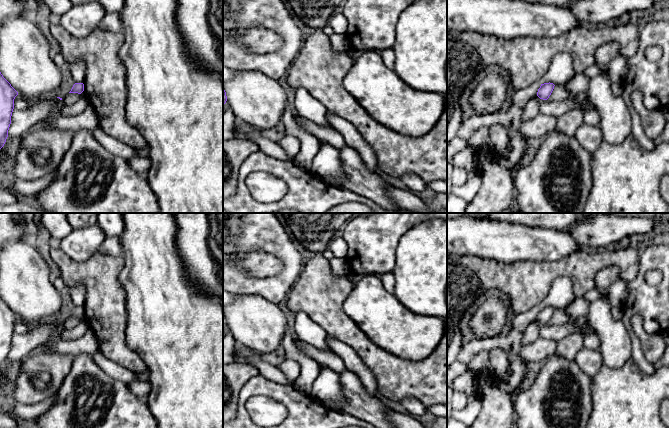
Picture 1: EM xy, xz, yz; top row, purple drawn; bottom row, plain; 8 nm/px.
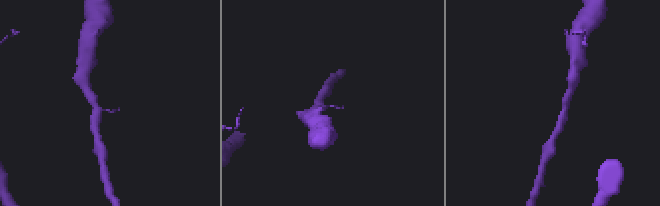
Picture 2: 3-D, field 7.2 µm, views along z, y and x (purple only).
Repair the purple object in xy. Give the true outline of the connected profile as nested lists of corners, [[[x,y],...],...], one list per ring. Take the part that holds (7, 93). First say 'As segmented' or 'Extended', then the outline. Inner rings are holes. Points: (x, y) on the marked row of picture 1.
As segmented. [[[0,72],[0,149],[8,137],[11,116],[14,109],[14,99],[18,92],[3,77]]]

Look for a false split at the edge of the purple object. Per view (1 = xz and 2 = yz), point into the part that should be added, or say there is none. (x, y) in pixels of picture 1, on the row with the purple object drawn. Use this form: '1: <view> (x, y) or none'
1: none
2: none

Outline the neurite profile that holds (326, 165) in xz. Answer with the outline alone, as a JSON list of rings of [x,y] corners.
[[[320,140],[320,149],[313,159],[310,173],[330,185],[340,186],[344,174],[339,150]]]

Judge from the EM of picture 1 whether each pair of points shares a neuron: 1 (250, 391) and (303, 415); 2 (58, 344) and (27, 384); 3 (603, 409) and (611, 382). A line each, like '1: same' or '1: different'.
1: same
2: different
3: same

